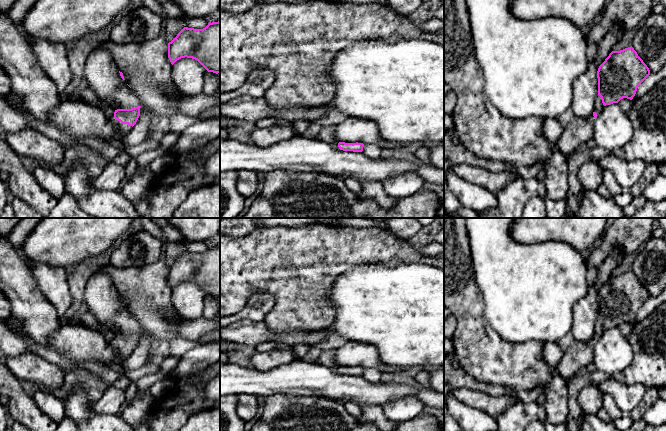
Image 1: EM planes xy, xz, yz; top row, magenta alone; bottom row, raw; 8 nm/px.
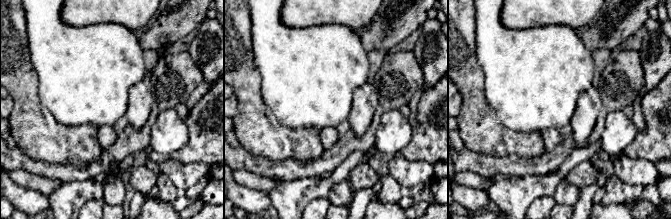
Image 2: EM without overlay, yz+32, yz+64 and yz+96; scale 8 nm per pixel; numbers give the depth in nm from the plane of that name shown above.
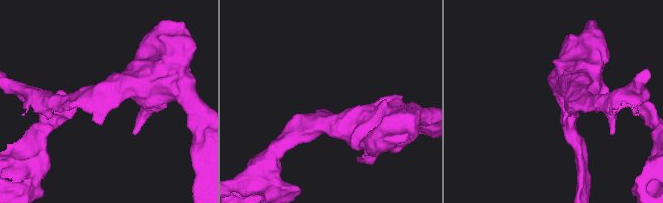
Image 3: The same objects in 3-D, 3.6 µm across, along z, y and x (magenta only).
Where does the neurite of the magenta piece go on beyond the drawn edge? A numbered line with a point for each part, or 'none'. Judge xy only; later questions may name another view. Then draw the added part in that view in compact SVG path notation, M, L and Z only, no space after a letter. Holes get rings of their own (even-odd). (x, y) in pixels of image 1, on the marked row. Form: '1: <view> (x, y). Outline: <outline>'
1: xy (123, 128). Outline: M93 100L93 101L92 101L92 104L94 104L94 105L96 105L96 106L98 106L98 107L101 107L101 108L105 111L107 117L108 117L110 120L112 120L113 122L115 122L115 123L117 124L118 130L122 133L122 137L125 137L125 136L132 130L132 126L129 126L128 124L122 124L120 121L116 120L116 119L114 118L114 114L108 113L108 112L105 110L105 108L103 108L103 107L101 106L101 104L100 104L97 100Z

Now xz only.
1: xz (327, 135). Outline: M335 126L322 127L316 139L330 145L338 145L339 141L335 138Z

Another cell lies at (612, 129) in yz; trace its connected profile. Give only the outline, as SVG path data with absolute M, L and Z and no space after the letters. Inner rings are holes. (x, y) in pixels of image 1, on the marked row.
M618 103L603 107L593 126L597 146L612 153L633 137L633 123Z

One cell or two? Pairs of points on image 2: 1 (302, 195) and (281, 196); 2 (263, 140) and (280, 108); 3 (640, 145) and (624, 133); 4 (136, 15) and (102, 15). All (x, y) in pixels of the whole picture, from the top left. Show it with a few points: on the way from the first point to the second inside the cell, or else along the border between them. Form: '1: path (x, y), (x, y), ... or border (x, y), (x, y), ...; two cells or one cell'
1: path (297, 195), (286, 196); one cell
2: border (262, 96), (264, 104), (276, 119), (295, 129); two cells
3: border (638, 132), (635, 139), (622, 153); two cells
4: path (128, 15), (110, 15); one cell

